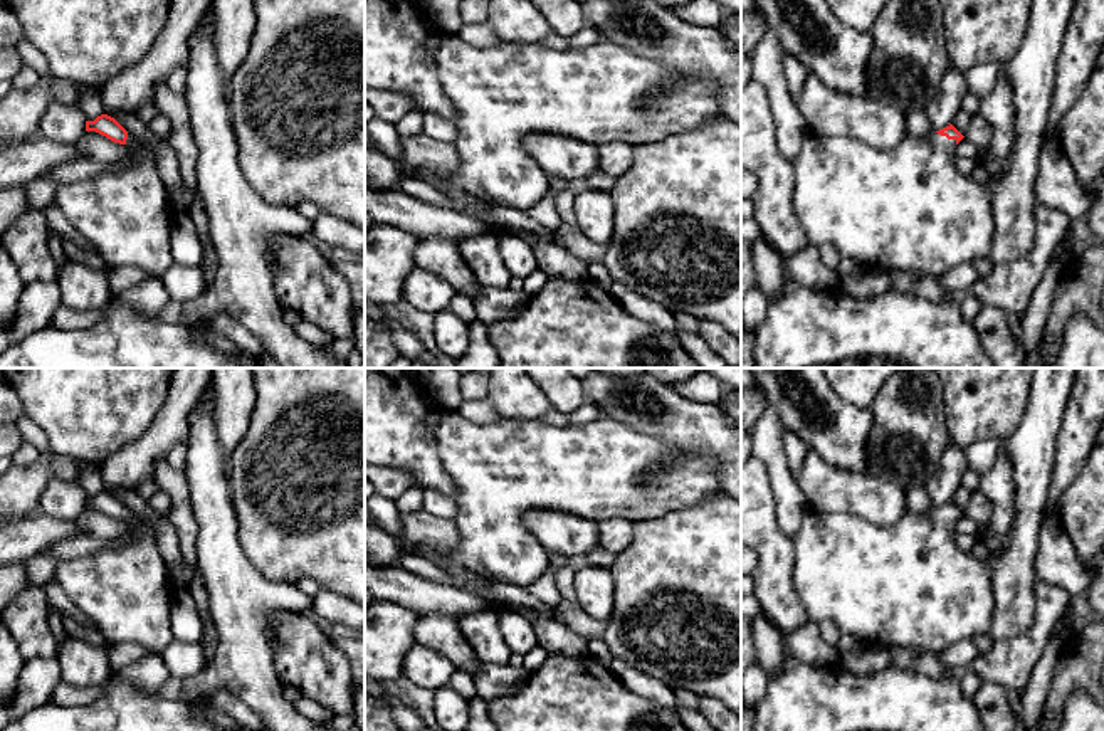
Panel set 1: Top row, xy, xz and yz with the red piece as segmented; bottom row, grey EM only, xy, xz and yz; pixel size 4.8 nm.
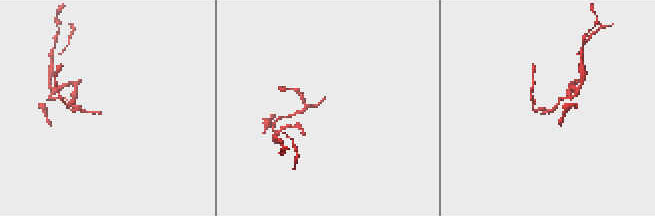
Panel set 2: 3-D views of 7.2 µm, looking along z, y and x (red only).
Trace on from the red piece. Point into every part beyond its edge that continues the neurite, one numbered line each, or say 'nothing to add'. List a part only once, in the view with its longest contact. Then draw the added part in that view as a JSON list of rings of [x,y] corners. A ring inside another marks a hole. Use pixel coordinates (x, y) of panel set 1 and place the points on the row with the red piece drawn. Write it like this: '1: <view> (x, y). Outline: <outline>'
1: yz (909, 209). Outline: [[[938,133],[907,136],[897,146],[877,150],[850,136],[808,134],[793,163],[795,212],[812,245],[833,244],[842,259],[887,272],[907,271],[941,277],[951,267],[988,259],[995,220],[986,185],[956,168],[956,139]]]

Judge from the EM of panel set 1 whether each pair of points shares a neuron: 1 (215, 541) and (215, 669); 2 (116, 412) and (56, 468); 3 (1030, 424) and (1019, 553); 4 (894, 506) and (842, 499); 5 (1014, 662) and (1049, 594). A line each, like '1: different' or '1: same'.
1: same
2: different
3: same
4: same
5: same

